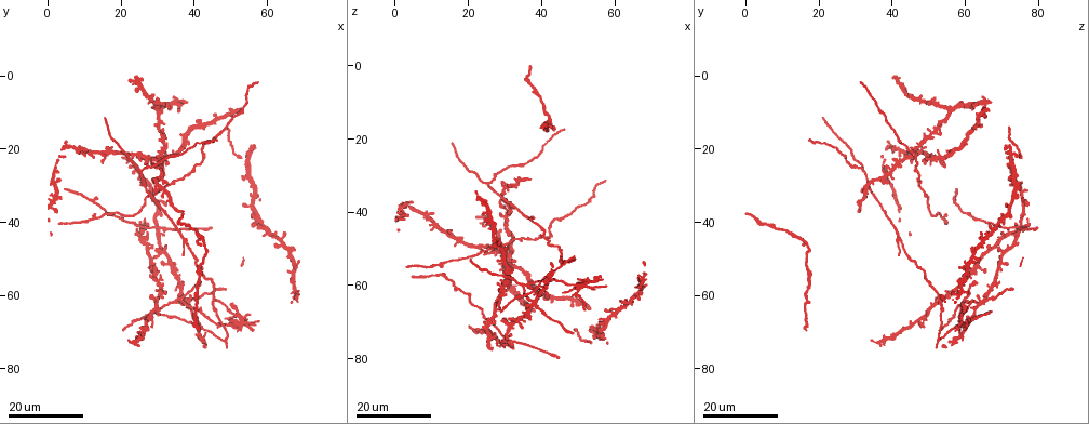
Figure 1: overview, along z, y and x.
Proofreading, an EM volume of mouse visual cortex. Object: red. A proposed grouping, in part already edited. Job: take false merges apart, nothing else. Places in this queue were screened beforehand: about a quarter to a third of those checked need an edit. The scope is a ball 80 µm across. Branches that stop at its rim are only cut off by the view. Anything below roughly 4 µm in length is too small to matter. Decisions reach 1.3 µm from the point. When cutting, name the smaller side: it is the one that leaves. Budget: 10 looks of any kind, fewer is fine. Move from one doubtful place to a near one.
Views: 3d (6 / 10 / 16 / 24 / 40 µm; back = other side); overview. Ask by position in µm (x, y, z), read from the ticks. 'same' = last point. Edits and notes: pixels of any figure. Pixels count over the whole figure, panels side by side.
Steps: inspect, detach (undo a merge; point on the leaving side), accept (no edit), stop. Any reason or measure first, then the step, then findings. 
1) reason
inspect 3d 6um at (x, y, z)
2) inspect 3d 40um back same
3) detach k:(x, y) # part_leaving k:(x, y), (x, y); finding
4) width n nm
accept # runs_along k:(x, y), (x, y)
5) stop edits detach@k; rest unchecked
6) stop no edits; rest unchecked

three-way junction
inspect 3d 24um at (12.5, 35.0, 57.0)

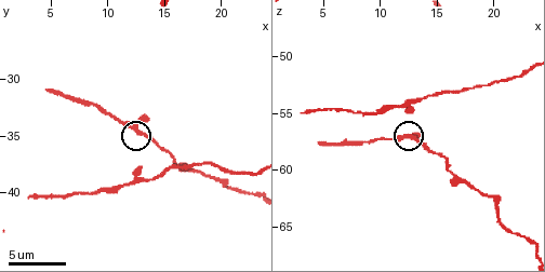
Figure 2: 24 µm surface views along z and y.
zoom in
inspect 3d 10um at (12.6, 34.8, 57.2)

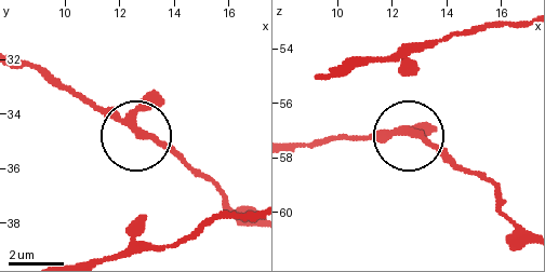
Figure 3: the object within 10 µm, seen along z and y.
arms 3
accept # runs_along 3:(522, 227), (494, 185), (417, 138), (357, 136); all the same cell

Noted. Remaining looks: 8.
inspect 3d 16um at (37.0, 44.5, 41.0)

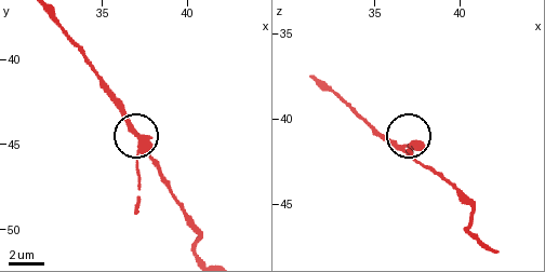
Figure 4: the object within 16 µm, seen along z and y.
inspect 3d 6um same

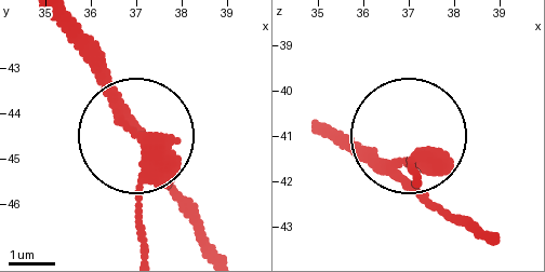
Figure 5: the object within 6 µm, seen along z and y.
detach 5:(428, 172) # part_leaving 5:(113, 112), (147, 166), (135, 201), (147, 247); two cells meet here

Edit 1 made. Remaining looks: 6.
small branch off a trunk
inspect 3d 16um at (37.0, 61.5, 65.0)

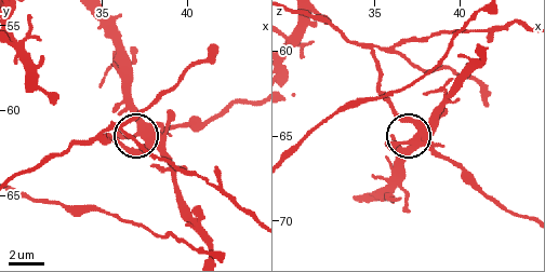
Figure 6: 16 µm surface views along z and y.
inspect 3d 6um at (37.6, 61.9, 64.7)

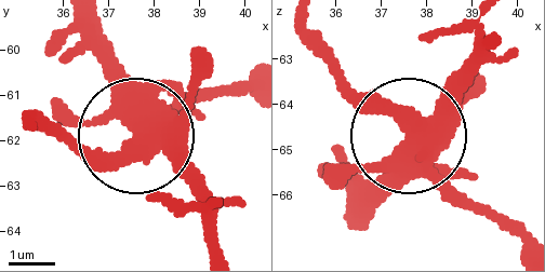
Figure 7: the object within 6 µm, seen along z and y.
width 480 nm
detach 7:(448, 200) # part_leaving 7:(420, 148), (520, 238); two cells meet here

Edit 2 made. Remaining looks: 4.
side arm on a straight run
inspect 3d 10um at (12.6, 39.0, 53.8)

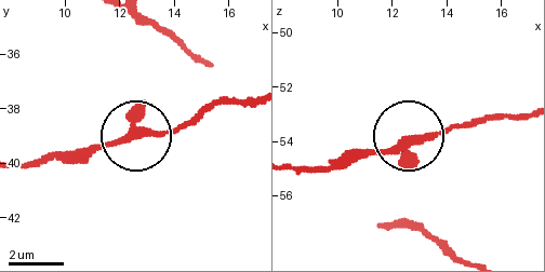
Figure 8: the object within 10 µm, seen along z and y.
closer look
inspect 3d 6um at (12.7, 38.9, 53.9)

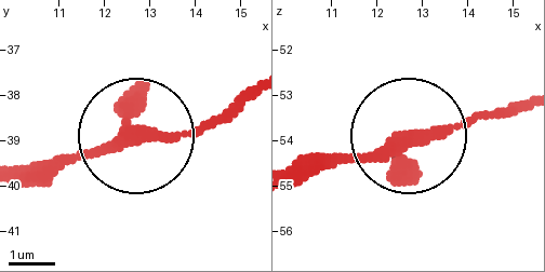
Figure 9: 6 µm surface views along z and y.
side_arm 10 um
accept # continuous, no second cell

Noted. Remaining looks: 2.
three arms meet
inspect 3d 24um at (30.0, 29.5, 33.0)

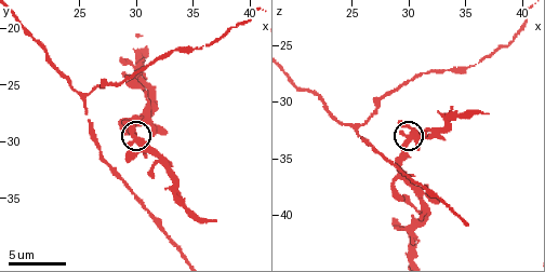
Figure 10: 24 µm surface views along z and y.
inspect 3d 10um at (29.8, 29.8, 33.2)

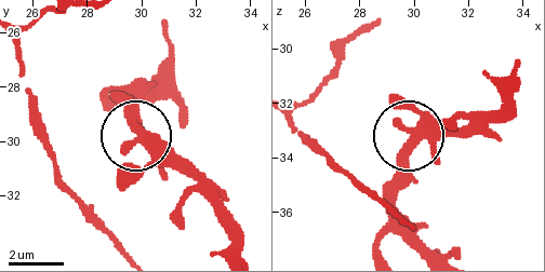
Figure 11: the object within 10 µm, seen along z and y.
accept # all the same cell

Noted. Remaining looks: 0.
stop edits detach@5, detach@7; rest unchecked

